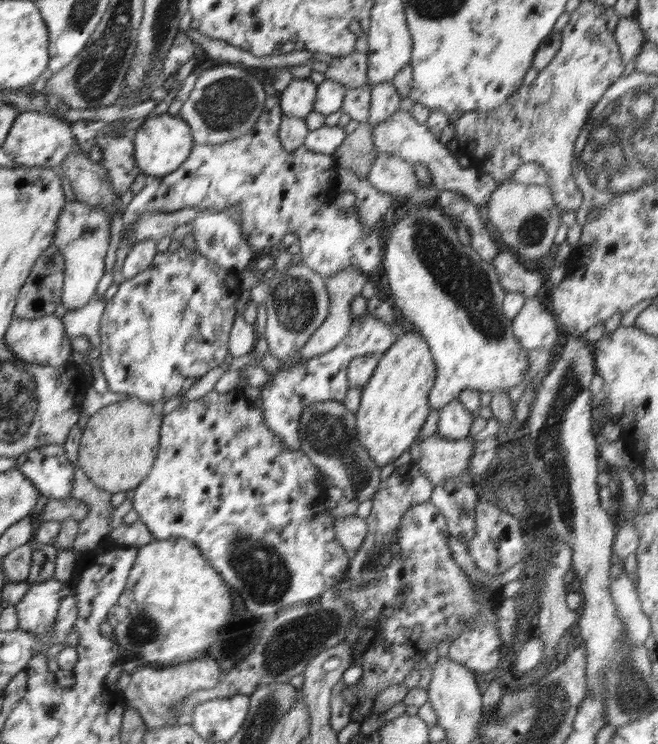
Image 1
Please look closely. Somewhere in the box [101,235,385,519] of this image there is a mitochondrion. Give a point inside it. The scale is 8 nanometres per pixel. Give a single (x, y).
(329, 435)

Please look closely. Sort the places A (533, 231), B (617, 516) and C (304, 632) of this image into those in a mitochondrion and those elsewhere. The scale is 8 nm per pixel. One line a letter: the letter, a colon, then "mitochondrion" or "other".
A: mitochondrion
B: other
C: mitochondrion

